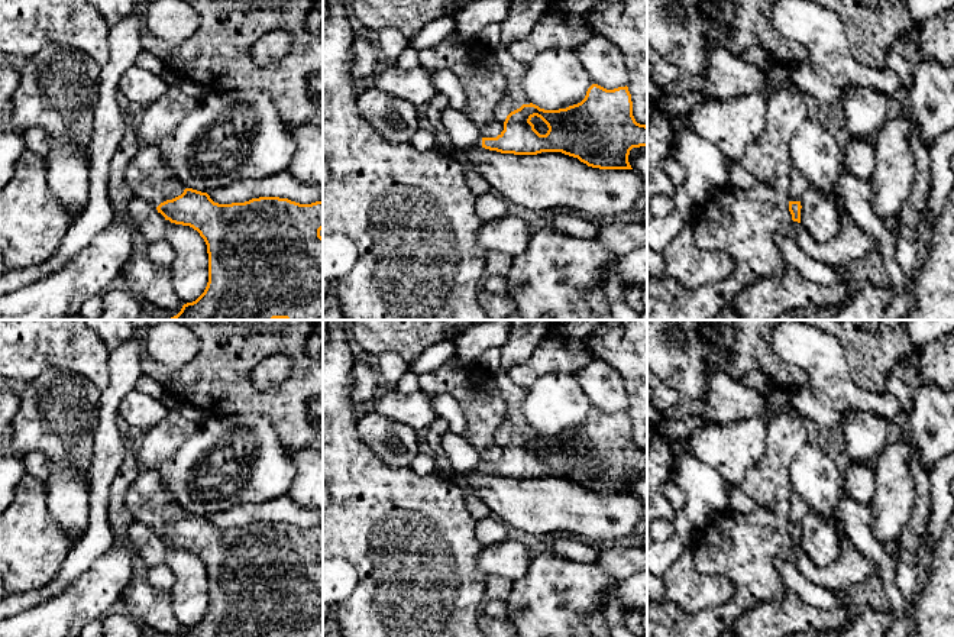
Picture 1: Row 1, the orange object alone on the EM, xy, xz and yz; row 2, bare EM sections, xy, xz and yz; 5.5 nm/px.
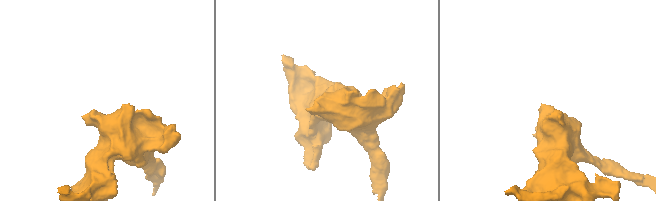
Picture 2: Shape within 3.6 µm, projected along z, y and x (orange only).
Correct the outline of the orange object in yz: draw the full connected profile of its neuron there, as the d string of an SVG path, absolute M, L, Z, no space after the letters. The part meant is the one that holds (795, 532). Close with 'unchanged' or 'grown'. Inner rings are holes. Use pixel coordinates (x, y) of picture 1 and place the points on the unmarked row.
M792 492L789 512L789 536L792 544L801 547L801 524L812 512L811 505L796 492Z | grown

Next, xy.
M142 469L129 486L126 507L135 520L152 527L165 544L193 552L207 569L207 611L180 637L323 637L323 526L300 528L288 523L259 521L219 528L207 517L185 512L174 504L161 486L159 475L149 469Z | grown

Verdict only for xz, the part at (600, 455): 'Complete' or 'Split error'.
Split error

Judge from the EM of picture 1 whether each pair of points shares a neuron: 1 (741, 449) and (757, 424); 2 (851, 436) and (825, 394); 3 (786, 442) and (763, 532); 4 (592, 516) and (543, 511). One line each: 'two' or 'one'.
1: one
2: two
3: one
4: one

